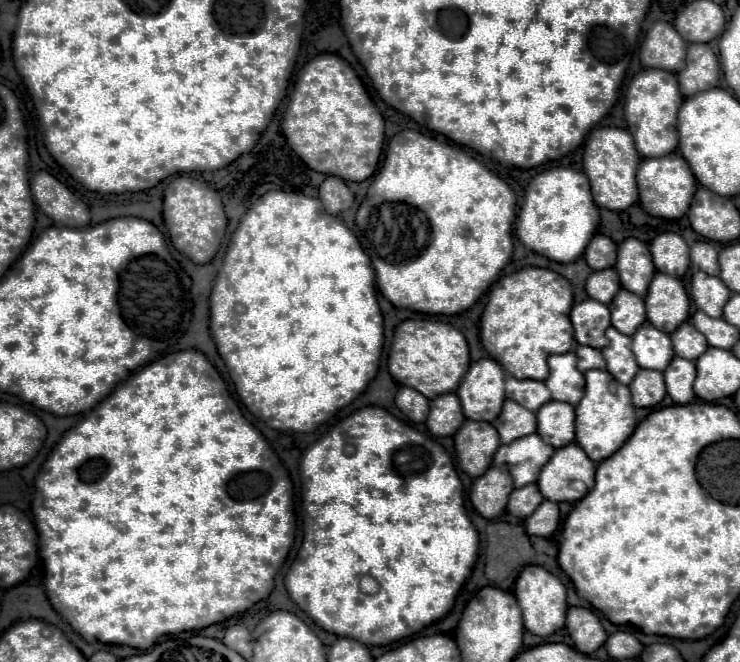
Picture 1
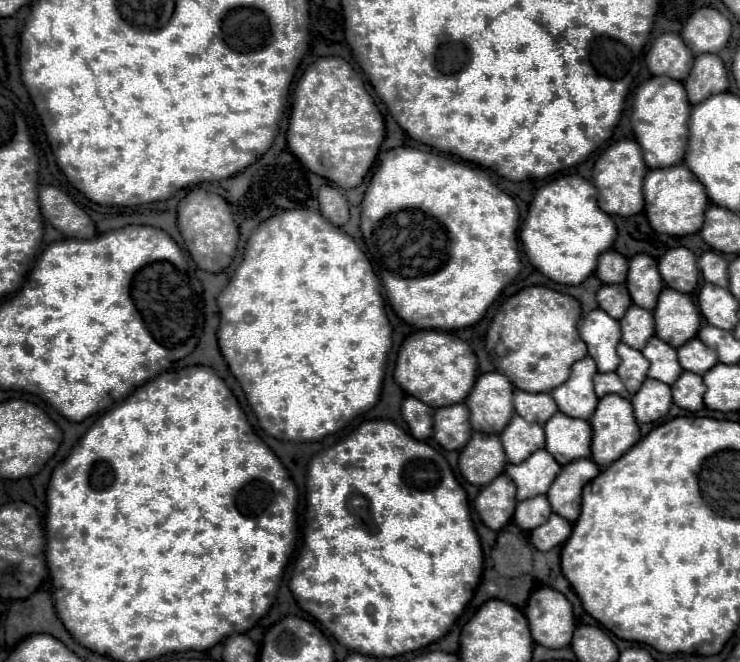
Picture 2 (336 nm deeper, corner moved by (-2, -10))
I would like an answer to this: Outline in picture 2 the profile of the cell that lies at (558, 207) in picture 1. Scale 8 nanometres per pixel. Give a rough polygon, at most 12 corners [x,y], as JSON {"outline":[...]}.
{"outline":[[576,174],[534,194],[520,230],[532,266],[576,286],[616,224]]}

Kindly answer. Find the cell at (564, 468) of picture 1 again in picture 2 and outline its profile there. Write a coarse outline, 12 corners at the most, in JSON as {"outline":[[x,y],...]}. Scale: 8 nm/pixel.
{"outline":[[590,458],[566,464],[548,490],[556,514],[574,522],[582,488],[600,474]]}

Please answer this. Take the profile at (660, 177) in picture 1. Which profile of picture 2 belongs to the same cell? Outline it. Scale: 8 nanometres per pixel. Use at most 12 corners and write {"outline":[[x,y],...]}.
{"outline":[[684,164],[648,170],[644,212],[660,234],[702,228],[708,196]]}

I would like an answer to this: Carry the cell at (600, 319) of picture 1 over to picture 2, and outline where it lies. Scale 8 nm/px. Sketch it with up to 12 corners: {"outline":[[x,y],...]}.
{"outline":[[596,308],[578,326],[598,372],[620,364],[620,324]]}

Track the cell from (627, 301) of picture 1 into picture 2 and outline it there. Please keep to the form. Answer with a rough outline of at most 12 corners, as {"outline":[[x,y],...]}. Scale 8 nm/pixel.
{"outline":[[634,304],[620,320],[622,342],[642,350],[654,336],[652,312]]}

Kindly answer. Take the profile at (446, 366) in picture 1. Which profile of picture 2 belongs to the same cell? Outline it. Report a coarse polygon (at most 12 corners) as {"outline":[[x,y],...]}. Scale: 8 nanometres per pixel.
{"outline":[[418,330],[394,380],[432,408],[464,402],[472,348],[452,332]]}

